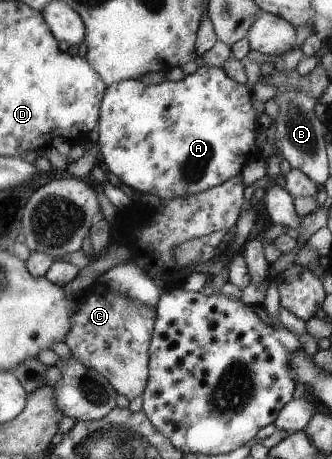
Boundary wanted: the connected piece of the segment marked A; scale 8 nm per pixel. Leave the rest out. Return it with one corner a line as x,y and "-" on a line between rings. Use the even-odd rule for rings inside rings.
208,65
199,66
193,74
184,75
179,81
164,81
158,84
148,85
136,79
124,79
114,85
107,86
107,92
104,95
100,105
100,114
98,122
98,147
102,153
102,160
106,168
116,174
122,184
126,184
134,191
142,194
142,197
158,201
172,200
172,198
184,198
188,194
202,192
211,189
216,185
222,184
229,178
234,178
241,174
244,166
250,159
260,158
259,144
257,143
258,134
256,134
256,116
254,116
254,104
250,100
250,92
246,84
238,84
232,80
222,67
209,67

